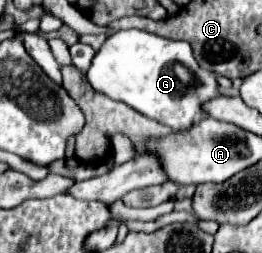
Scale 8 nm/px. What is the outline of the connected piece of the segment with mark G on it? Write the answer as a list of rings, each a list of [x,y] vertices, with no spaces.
[[[139,29],[107,37],[87,71],[87,79],[95,91],[127,103],[145,117],[171,127],[175,133],[189,131],[195,125],[195,117],[197,121],[209,117],[203,105],[221,95],[217,75],[197,63],[189,43]]]

